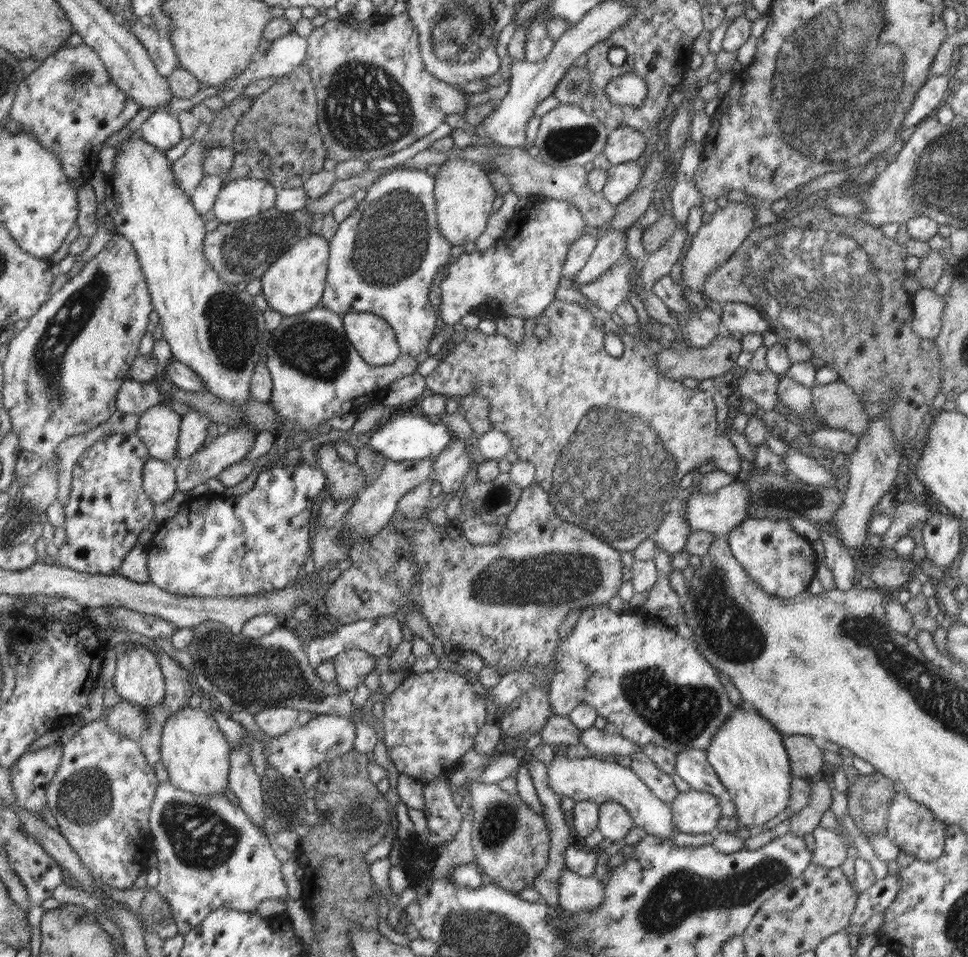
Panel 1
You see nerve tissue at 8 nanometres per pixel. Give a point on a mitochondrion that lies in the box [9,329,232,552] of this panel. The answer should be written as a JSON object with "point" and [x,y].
{"point":[36,498]}

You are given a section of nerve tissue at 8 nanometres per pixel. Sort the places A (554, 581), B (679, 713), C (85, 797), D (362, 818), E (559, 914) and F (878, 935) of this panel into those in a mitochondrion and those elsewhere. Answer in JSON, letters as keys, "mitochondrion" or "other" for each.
{"A":"mitochondrion","B":"mitochondrion","C":"mitochondrion","D":"mitochondrion","E":"other","F":"other"}

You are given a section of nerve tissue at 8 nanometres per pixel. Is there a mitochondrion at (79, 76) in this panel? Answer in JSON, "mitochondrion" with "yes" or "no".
{"mitochondrion":"yes"}

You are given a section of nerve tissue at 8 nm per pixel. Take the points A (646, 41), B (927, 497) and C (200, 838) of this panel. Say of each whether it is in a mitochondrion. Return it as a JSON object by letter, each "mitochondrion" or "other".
{"A":"other","B":"other","C":"mitochondrion"}

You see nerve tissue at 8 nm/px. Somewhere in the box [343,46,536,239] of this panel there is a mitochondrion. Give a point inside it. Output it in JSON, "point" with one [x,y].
{"point":[432,100]}

